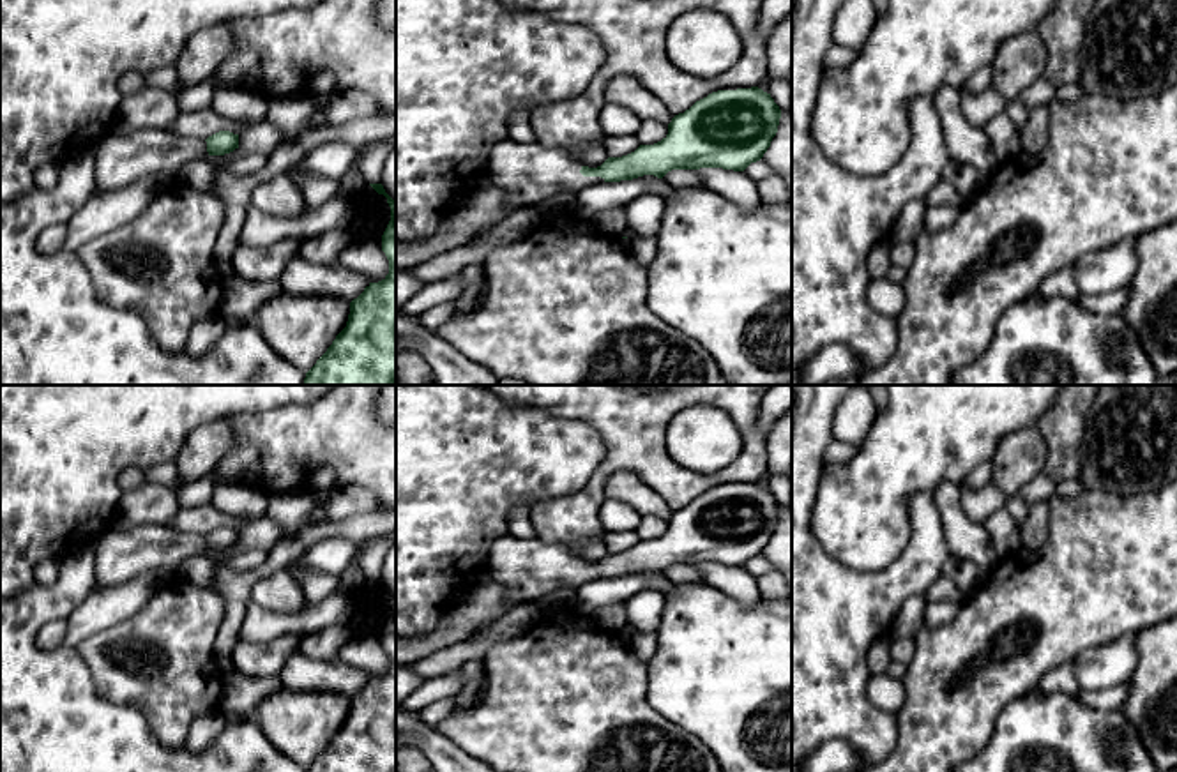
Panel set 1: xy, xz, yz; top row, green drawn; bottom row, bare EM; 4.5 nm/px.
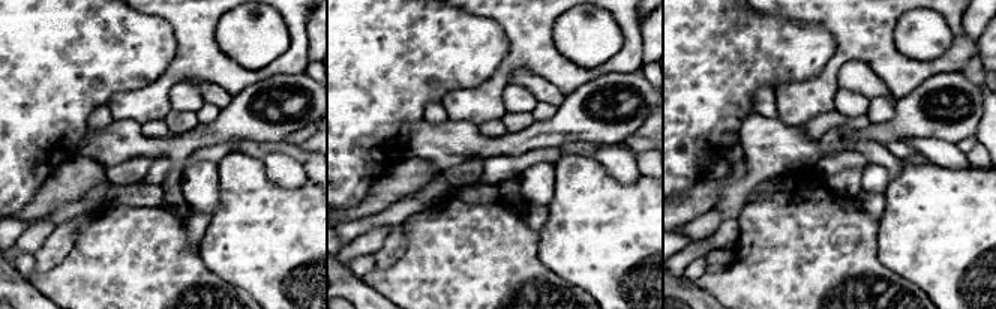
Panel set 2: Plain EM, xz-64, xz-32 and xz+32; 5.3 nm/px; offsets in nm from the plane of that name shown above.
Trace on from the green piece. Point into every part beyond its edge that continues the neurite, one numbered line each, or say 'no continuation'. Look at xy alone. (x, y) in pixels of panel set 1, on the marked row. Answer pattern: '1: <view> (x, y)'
1: xy (121, 159)

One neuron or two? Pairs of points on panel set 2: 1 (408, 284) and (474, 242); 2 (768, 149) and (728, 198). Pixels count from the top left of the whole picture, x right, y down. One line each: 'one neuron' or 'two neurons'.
1: one neuron
2: one neuron

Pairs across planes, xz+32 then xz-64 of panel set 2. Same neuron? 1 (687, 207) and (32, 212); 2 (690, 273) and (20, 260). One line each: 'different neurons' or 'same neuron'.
1: same neuron
2: same neuron

